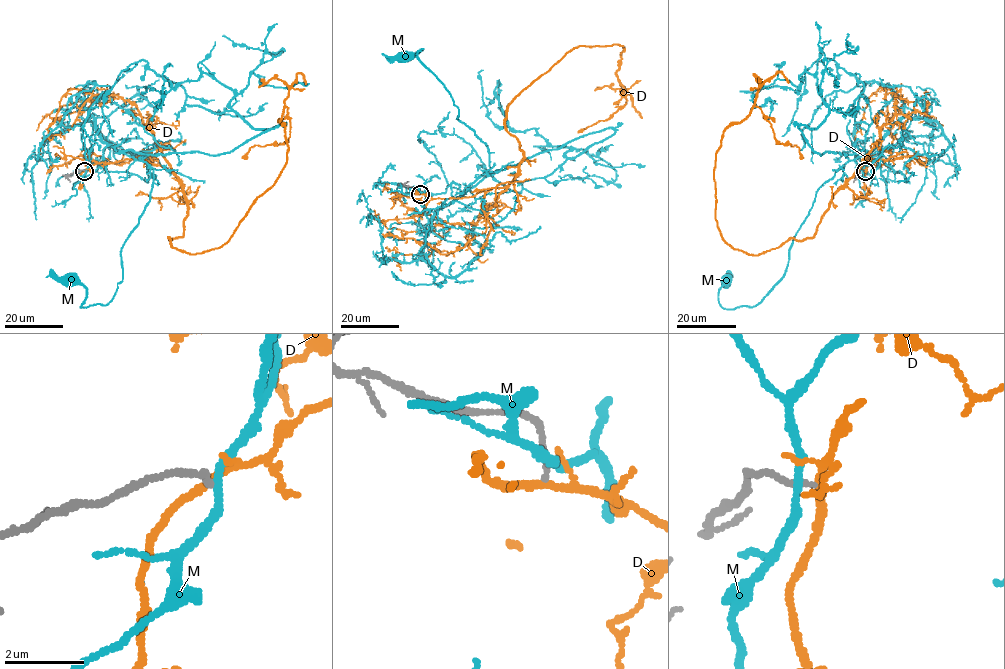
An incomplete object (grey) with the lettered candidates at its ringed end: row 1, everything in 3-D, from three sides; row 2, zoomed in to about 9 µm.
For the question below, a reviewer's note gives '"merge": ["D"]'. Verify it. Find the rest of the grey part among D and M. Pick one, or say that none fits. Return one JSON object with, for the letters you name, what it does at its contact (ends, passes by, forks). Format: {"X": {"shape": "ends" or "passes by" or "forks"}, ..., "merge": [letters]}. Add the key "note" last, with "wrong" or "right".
{"merge": [], "note": "wrong"}

